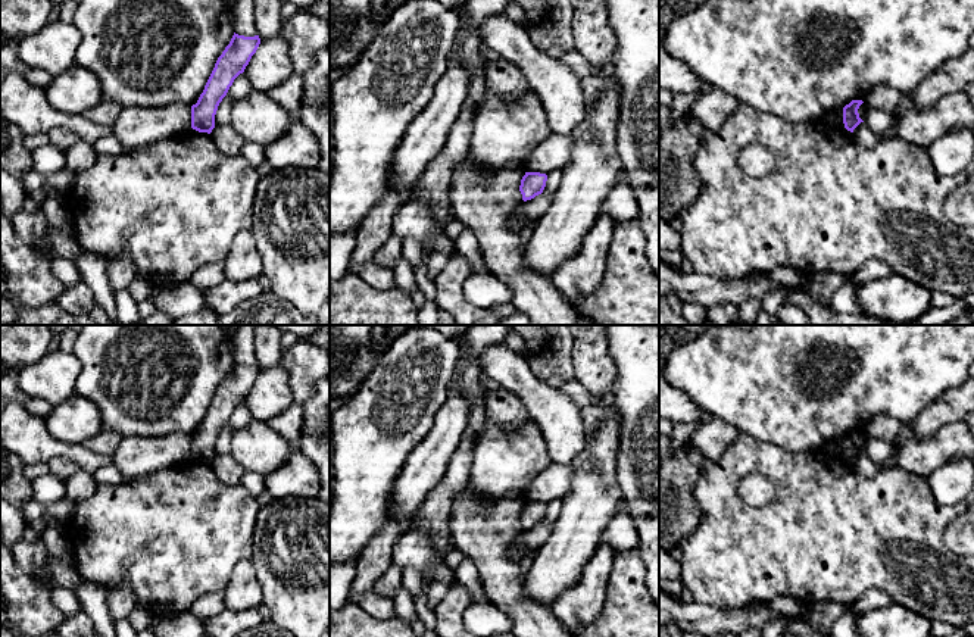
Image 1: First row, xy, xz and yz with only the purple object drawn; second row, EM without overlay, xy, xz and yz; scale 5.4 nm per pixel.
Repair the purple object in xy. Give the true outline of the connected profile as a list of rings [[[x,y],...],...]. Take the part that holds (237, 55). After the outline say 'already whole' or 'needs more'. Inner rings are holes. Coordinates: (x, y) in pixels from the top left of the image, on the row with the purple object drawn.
[[[234,32],[230,44],[218,57],[197,103],[191,106],[193,129],[212,132],[219,103],[227,96],[234,79],[244,72],[259,44],[259,35],[244,37]]]; already whole

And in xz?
[[[525,172],[521,179],[519,191],[522,200],[531,200],[536,196],[541,194],[546,187],[547,175],[540,172]]]; already whole

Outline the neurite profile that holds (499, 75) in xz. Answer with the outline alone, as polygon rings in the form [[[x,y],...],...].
[[[488,53],[481,63],[481,74],[487,90],[506,100],[516,100],[533,91],[524,74],[506,59]]]

